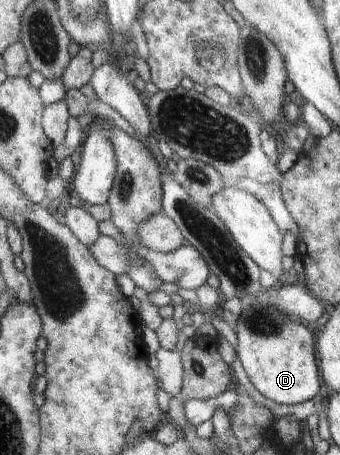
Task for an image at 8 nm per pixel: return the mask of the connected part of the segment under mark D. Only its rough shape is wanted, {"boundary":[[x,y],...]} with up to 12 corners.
{"boundary":[[245,309],[237,357],[281,405],[321,389],[313,335],[281,309]]}

